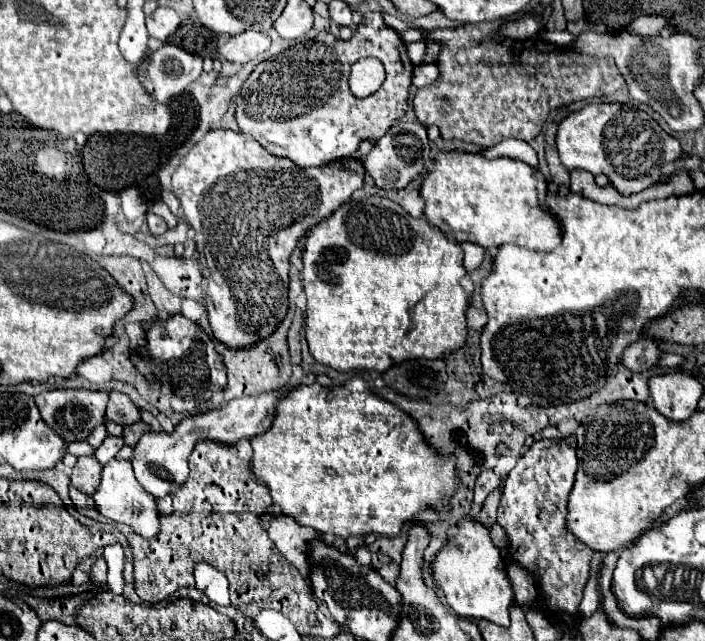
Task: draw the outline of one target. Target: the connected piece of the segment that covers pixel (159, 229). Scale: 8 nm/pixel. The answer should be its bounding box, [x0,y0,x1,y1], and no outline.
[147,212,167,236]

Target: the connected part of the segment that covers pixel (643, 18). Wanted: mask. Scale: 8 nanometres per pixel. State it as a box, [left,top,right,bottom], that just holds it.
[626,15,669,36]

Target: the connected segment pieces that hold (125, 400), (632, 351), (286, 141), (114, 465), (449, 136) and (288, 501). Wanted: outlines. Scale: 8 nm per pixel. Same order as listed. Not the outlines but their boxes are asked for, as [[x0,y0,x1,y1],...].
[[107,392,141,426],[619,338,661,372],[235,12,413,168],[93,460,159,538],[413,12,625,146],[251,376,459,538]]

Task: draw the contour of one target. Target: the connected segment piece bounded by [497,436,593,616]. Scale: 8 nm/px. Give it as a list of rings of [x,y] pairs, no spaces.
[[[575,436],[533,442],[509,472],[497,514],[497,524],[509,534],[515,560],[537,576],[539,592],[543,592],[547,608],[569,612],[573,616],[581,604],[593,556],[591,548],[585,548],[573,534],[565,532],[567,496],[577,472],[575,450]]]

